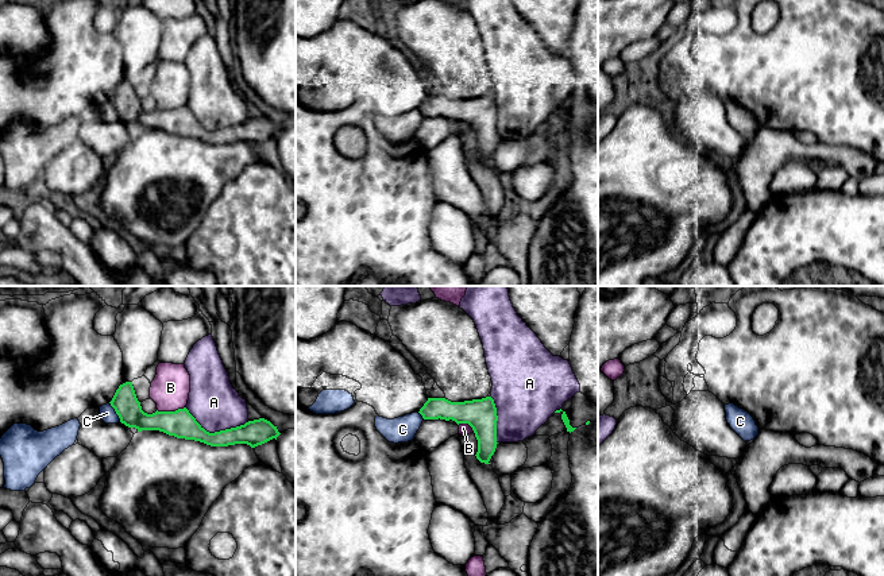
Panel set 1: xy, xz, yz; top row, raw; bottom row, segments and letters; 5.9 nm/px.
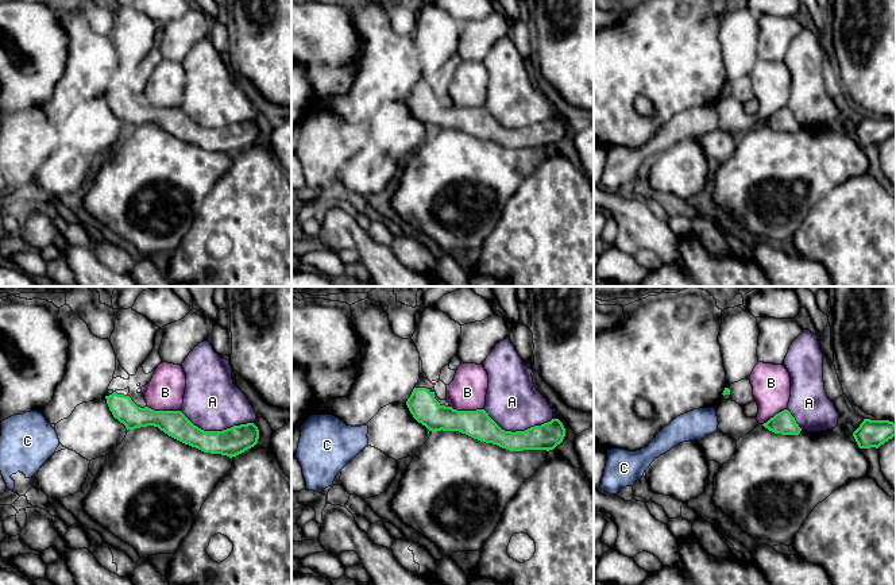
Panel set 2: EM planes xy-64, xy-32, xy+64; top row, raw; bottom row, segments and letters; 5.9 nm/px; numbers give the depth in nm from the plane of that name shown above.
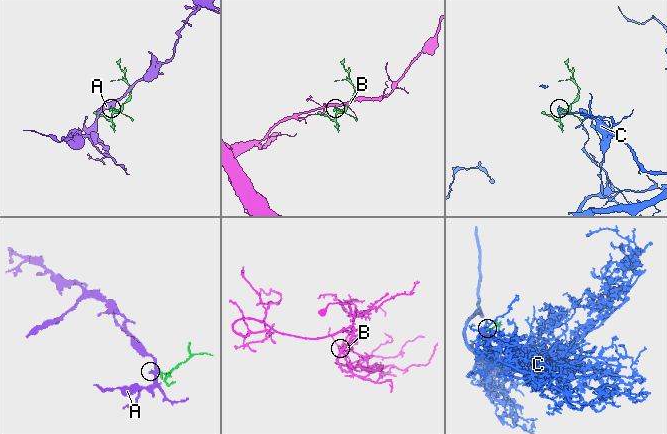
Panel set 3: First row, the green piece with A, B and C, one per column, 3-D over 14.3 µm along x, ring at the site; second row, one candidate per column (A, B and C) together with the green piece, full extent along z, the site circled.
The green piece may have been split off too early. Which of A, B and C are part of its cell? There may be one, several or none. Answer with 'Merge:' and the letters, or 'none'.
Merge: none

